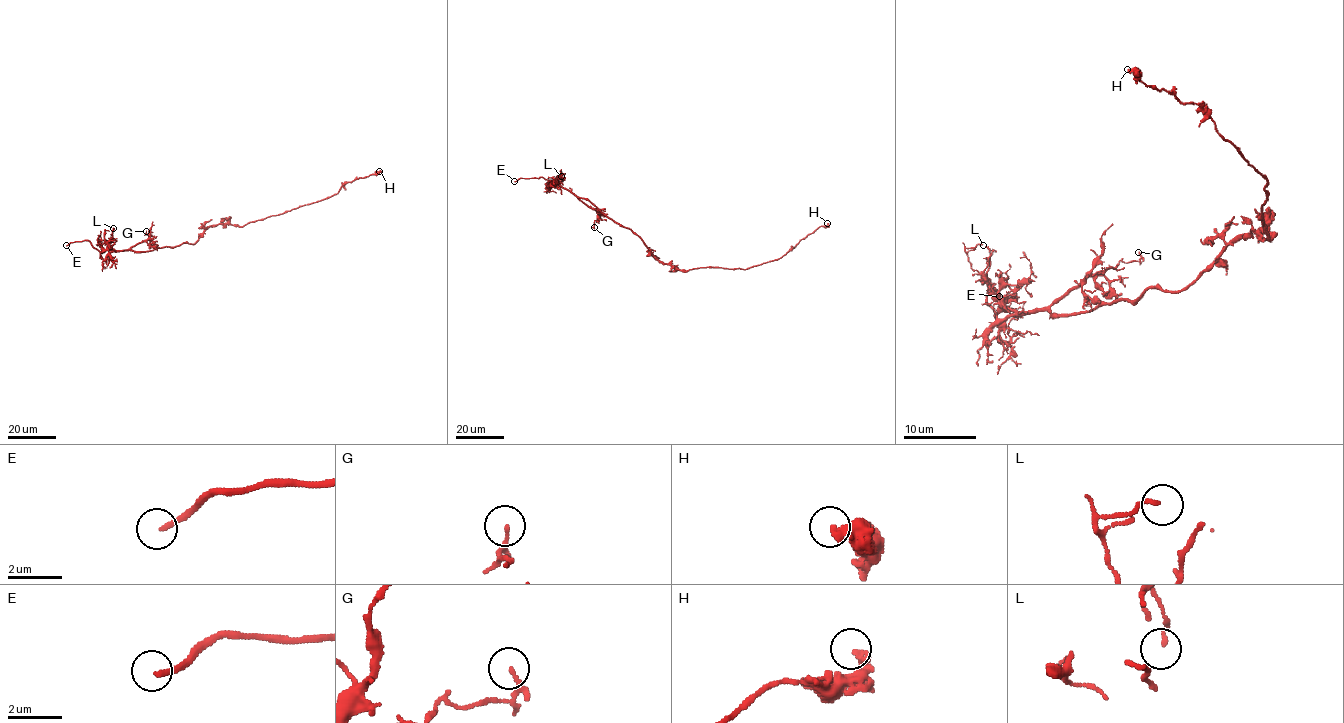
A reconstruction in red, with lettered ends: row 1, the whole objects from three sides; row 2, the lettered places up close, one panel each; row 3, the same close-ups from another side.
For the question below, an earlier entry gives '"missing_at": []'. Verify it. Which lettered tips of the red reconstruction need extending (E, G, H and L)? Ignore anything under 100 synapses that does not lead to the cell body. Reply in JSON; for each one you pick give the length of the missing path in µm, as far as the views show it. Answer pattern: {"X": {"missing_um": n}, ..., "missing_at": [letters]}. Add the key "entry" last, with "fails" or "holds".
{"E": {"missing_um": 35}, "missing_at": ["E"], "entry": "fails"}

